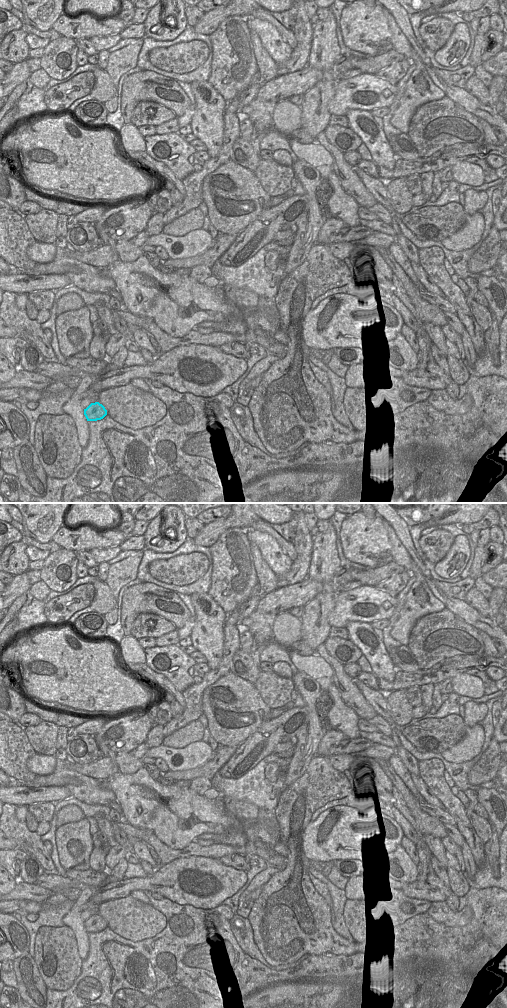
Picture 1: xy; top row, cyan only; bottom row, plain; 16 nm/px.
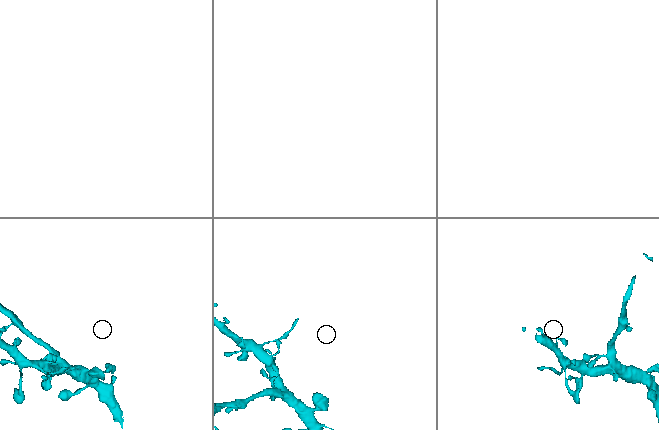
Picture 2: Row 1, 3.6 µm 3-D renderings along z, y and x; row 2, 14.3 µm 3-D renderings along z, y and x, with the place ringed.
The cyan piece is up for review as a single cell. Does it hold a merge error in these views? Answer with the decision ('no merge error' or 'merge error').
merge error

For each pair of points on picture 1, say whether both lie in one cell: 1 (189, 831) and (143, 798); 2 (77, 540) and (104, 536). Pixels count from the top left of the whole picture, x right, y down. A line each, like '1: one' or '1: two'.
1: one
2: one

